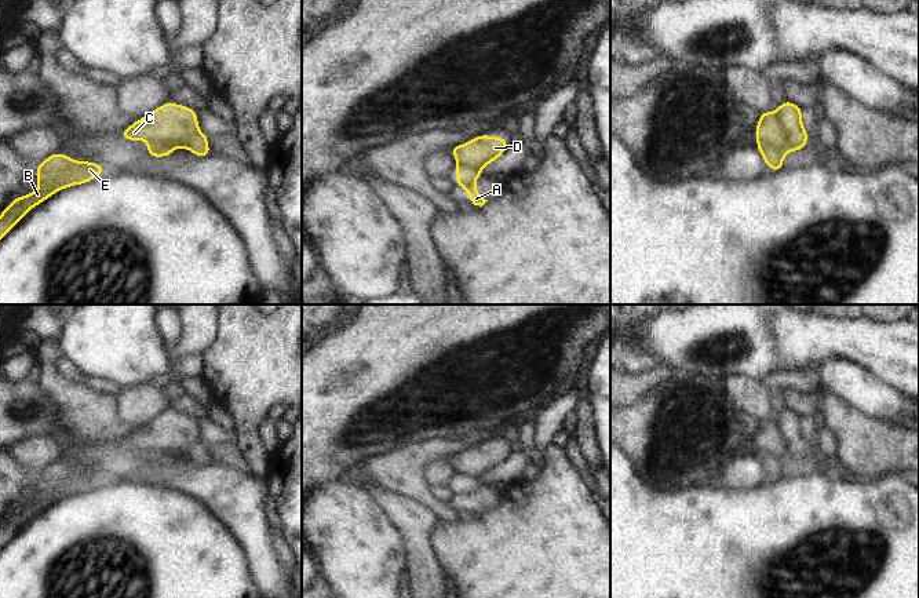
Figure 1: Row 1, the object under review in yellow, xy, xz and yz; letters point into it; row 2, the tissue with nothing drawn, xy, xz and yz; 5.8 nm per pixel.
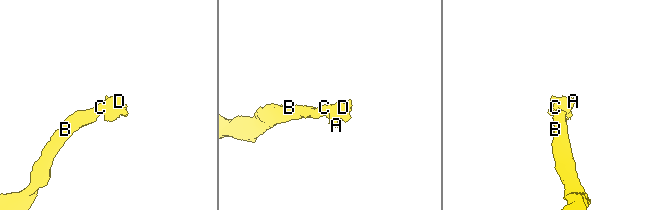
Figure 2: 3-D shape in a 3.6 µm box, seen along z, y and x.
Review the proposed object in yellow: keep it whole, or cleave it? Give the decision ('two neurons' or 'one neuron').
one neuron

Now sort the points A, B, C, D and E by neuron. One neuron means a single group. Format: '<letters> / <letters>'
A B C D E

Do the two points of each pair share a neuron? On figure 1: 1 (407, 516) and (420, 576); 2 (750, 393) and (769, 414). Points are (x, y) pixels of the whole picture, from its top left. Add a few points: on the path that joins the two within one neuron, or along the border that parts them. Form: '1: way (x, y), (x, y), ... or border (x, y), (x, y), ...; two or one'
1: way (415, 531), (420, 561); one
2: way (754, 398), (763, 408); one

